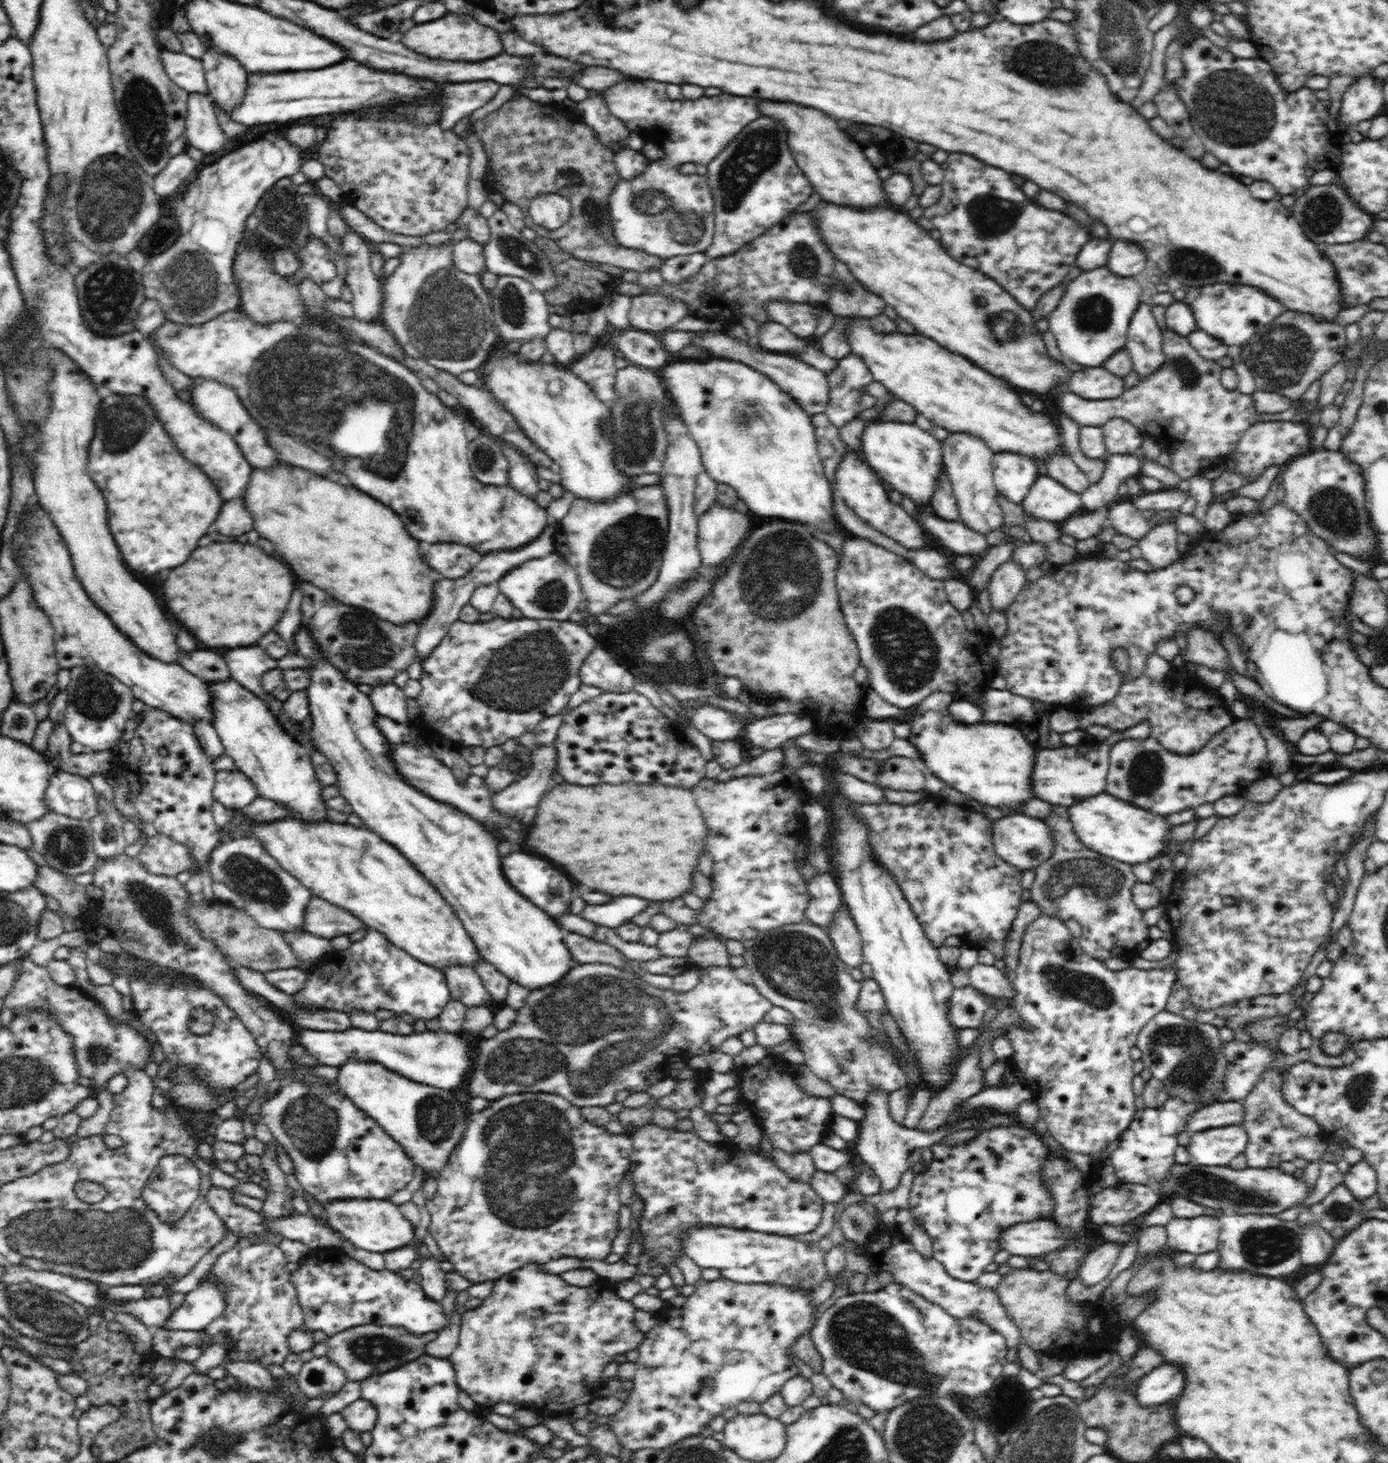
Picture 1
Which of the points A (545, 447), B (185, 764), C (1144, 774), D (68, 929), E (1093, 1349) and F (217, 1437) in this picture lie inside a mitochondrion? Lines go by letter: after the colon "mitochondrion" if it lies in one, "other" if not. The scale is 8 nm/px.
A: other
B: other
C: mitochondrion
D: other
E: other
F: mitochondrion

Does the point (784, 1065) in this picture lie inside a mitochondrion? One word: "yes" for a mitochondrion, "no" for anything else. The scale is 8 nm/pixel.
no

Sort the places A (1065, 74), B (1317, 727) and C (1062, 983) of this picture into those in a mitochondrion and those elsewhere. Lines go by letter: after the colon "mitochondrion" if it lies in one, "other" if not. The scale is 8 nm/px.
A: mitochondrion
B: other
C: mitochondrion

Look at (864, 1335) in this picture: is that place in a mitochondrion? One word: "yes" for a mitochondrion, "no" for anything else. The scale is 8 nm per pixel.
yes

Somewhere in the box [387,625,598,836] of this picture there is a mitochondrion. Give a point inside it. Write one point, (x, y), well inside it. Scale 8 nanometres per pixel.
(530, 670)

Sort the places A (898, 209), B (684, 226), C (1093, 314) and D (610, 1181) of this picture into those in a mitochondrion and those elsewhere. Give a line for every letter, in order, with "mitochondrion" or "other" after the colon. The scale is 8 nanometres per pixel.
A: other
B: mitochondrion
C: mitochondrion
D: other

